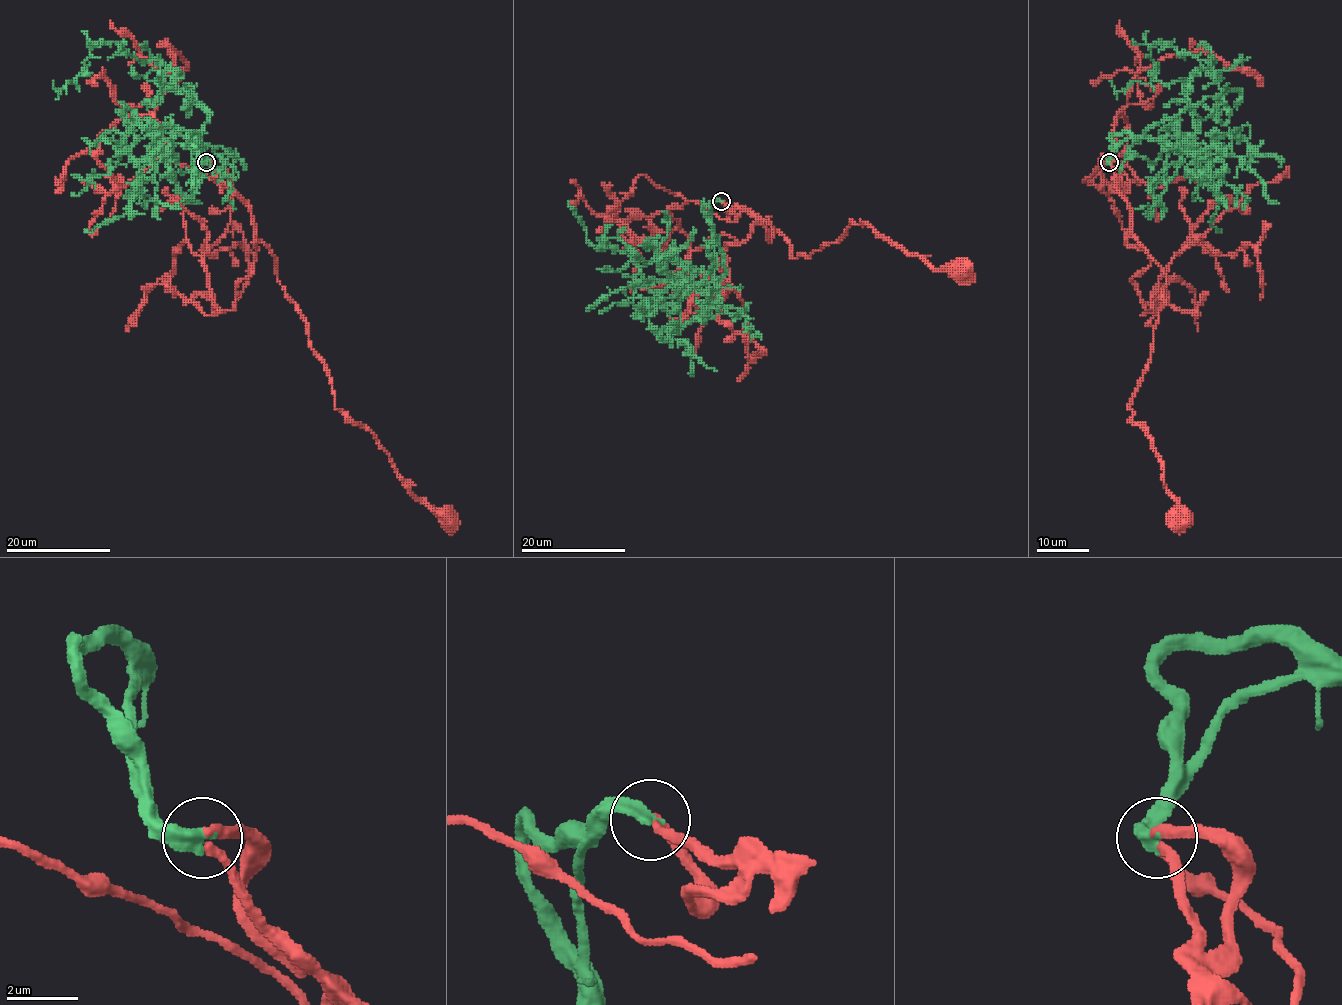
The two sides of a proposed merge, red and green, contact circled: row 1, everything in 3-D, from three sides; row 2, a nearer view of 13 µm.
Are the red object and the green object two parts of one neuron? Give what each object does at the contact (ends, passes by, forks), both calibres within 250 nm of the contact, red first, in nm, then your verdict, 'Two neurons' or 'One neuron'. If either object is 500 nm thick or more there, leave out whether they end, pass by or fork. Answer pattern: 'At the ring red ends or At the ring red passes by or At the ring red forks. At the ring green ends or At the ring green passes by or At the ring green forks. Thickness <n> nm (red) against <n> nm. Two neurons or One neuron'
At the ring red passes by. At the ring green ends. Thickness 220 nm (red) against 420 nm. One neuron

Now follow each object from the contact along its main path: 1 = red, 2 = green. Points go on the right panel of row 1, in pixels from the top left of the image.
1: (1110, 162), (1133, 236), (1166, 276), (1151, 359), (1129, 407), (1181, 521)
2: (1110, 162), (1123, 141), (1189, 105), (1190, 79), (1213, 59), (1158, 42), (1150, 82), (1116, 93), (1110, 81)

